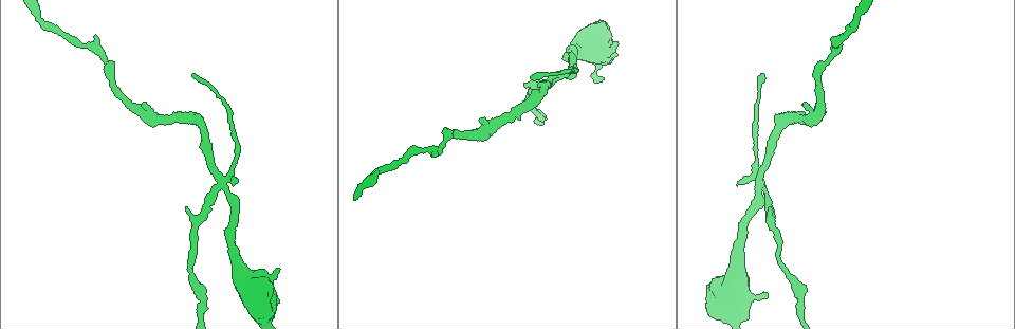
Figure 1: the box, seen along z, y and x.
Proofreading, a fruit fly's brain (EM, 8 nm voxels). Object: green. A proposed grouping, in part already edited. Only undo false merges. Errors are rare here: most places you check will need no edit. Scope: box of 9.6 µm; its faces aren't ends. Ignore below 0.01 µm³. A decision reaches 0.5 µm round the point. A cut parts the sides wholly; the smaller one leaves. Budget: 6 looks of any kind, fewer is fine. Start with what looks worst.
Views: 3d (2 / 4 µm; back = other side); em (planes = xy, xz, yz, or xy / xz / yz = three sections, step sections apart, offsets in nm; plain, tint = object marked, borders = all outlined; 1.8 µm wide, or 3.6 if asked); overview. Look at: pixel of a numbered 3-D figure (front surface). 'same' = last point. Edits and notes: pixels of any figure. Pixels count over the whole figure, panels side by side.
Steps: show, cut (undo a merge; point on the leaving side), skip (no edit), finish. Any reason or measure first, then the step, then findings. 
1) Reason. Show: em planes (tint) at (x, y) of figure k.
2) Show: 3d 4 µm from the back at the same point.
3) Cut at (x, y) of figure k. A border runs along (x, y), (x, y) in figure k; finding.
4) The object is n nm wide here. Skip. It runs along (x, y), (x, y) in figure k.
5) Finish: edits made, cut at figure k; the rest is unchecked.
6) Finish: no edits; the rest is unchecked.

Four or more arms meet. Show: 3d 4 µm at (757, 182) of figure 1.

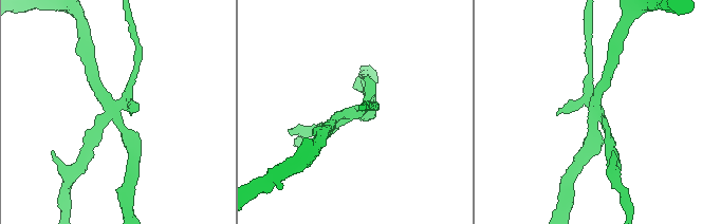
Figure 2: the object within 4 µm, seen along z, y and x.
Shape alone is not enough. Show: em xz step 4 (tint) at (351, 110) of figure 2.

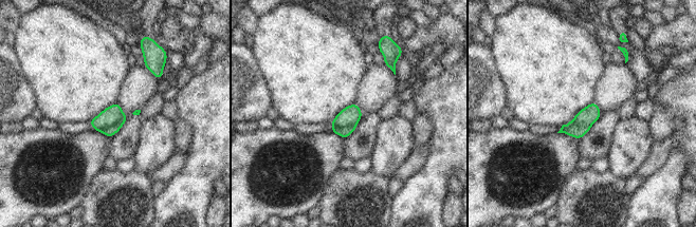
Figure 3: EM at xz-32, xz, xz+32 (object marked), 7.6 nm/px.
Cut at (109, 132) of figure 3. A border runs along (123, 114), (116, 123), (101, 131) in figure 3; a second neuron is stuck on.

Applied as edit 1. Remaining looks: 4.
A narrow waist. Show: 3d 4 µm at (828, 58) of figure 1.

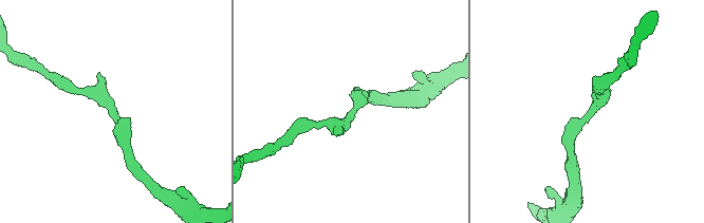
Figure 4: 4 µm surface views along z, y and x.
The arms are 160, 200 nm wide; now the EM. Show: em xy step 8 (tint) at (116, 114) of figure 4.

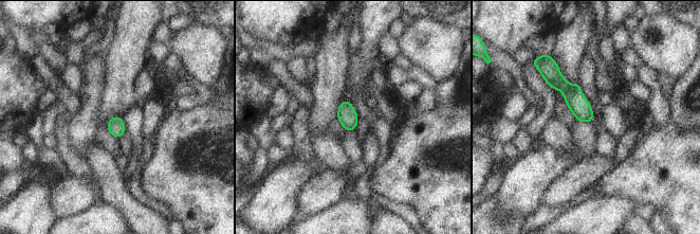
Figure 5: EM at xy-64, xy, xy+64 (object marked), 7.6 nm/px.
Cut it another way. Show: em yz step 8 (borders) at the same point.

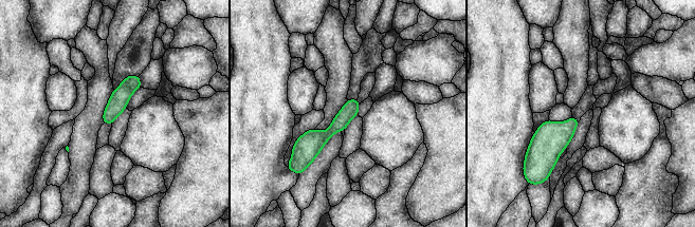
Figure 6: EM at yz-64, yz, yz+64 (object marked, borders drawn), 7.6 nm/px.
Skip. It runs along (355, 101), (325, 136), (299, 152) in figure 6; one neuron here.

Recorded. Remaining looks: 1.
Finish: edits made, cut at figure 3; the rest is unchecked.

